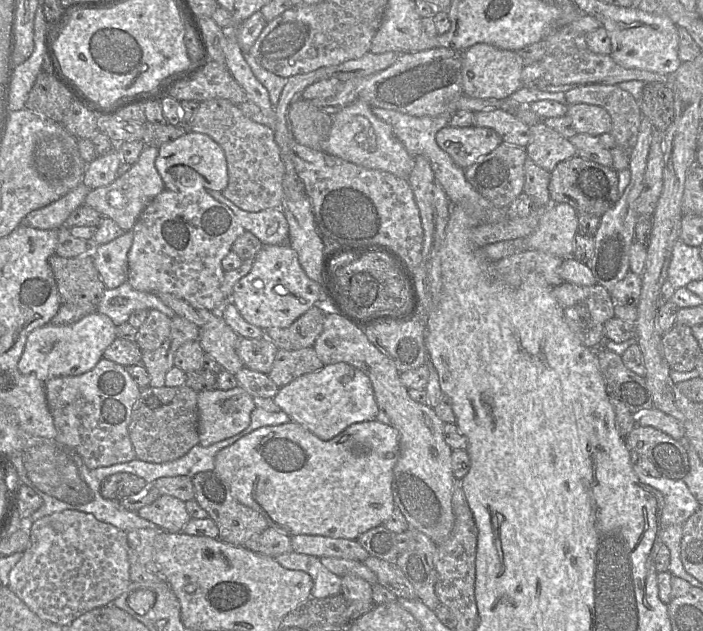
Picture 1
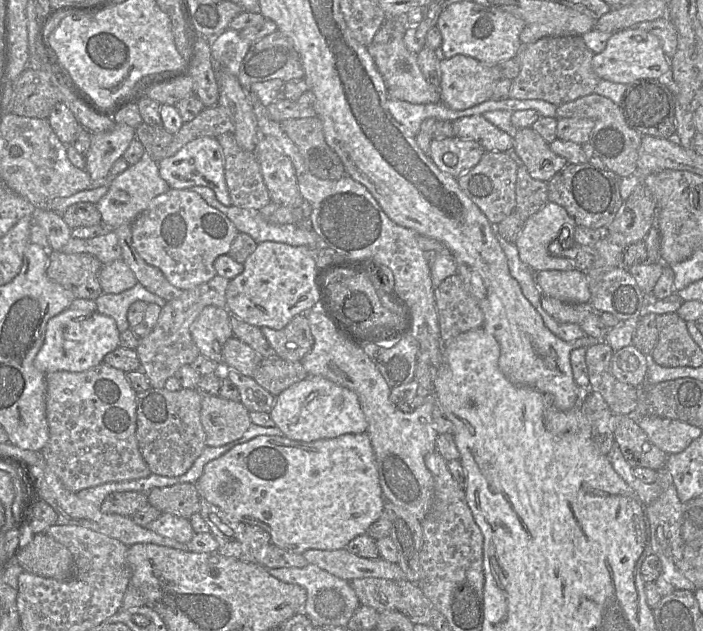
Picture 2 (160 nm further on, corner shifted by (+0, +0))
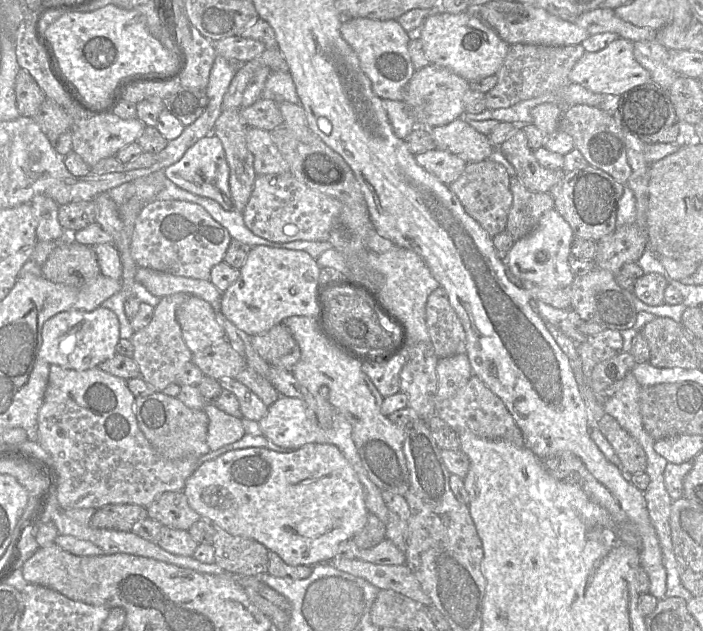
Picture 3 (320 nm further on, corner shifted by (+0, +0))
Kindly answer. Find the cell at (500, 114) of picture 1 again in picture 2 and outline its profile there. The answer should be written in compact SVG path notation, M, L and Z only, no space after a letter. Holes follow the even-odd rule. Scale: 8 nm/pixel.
M483 114L462 117L452 122L454 136L478 142L486 152L513 151L513 137L490 123Z

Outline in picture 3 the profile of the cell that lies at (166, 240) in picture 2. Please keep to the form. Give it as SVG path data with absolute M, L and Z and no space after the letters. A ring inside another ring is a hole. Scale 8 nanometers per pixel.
M153 200L136 218L130 253L138 267L209 280L211 269L224 261L231 240L228 230L200 205L181 200Z

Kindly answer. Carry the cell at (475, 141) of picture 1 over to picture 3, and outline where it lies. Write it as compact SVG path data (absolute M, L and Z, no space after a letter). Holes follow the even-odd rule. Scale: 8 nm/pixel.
M440 149L415 155L415 160L418 165L447 186L461 176L467 165L461 157Z

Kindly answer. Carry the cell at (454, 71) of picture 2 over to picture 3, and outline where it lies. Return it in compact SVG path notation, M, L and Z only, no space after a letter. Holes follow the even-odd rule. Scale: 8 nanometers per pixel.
M429 64L415 71L406 86L403 101L414 115L417 127L433 128L446 125L465 113L463 97L470 90L469 83L449 69Z

